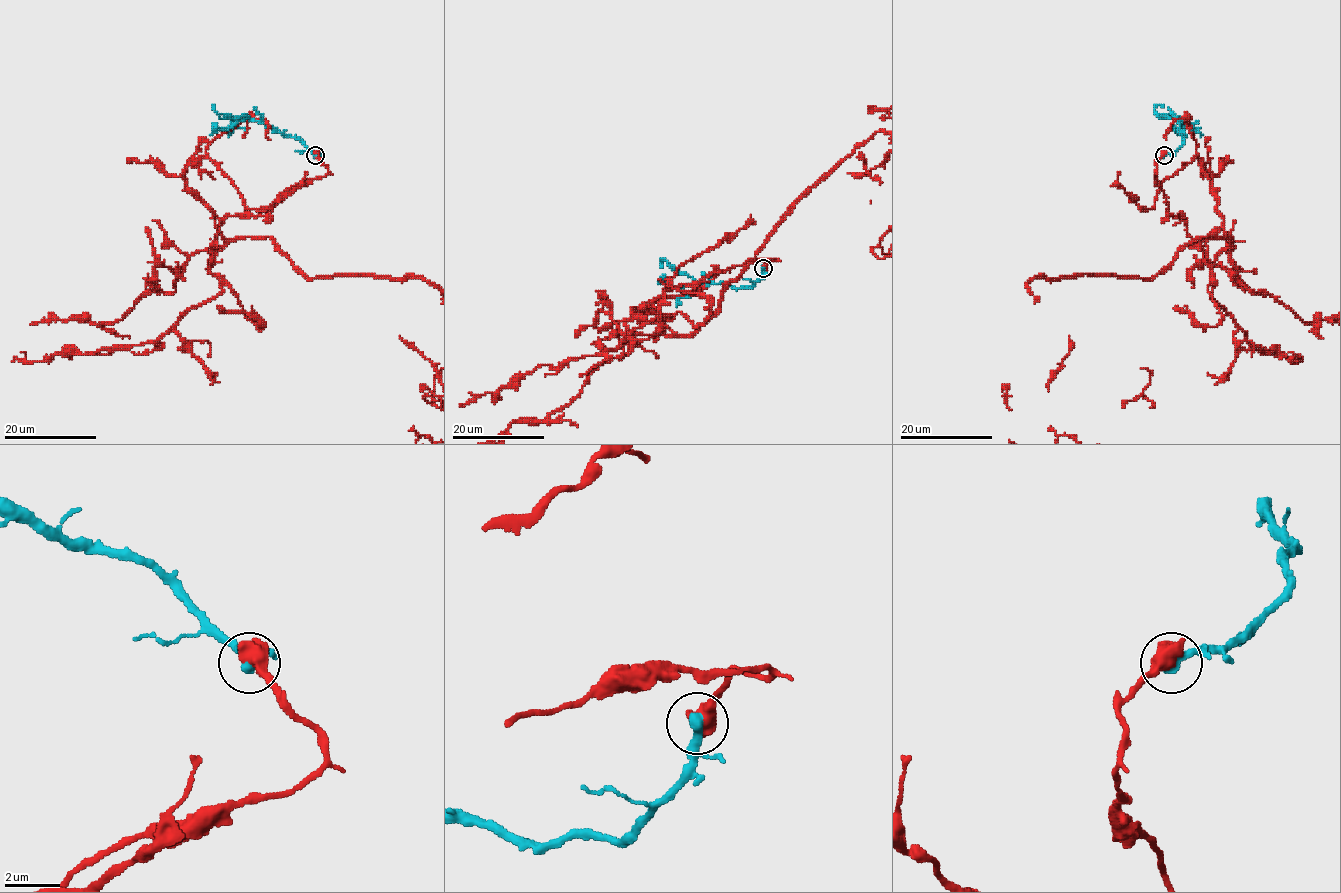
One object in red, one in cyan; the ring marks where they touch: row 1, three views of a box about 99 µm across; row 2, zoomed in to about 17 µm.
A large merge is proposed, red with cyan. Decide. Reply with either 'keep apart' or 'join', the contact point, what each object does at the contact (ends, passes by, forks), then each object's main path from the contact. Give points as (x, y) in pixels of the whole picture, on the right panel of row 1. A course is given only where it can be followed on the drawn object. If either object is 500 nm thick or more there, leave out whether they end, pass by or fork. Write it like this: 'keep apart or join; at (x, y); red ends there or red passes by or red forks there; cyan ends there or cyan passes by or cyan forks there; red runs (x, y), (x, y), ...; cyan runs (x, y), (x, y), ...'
keep apart; at (1164, 155); cyan runs (1164, 155), (1172, 154), (1184, 136), (1179, 119), (1155, 111), (1158, 105), (1164, 108)

